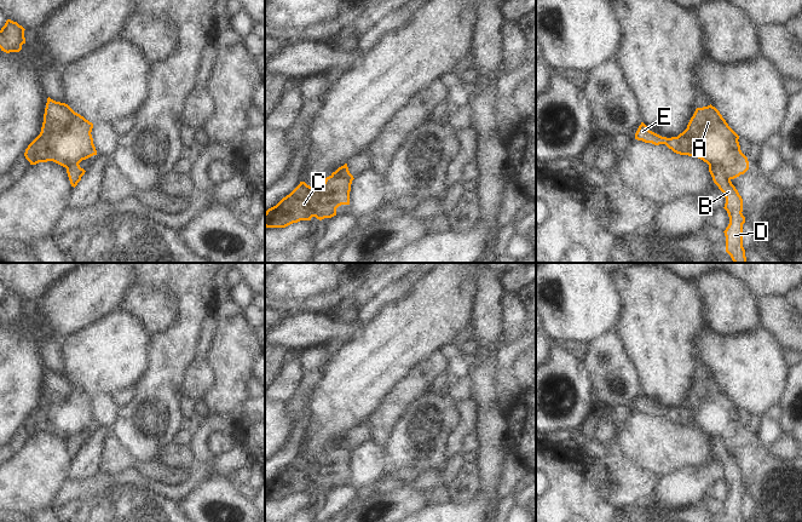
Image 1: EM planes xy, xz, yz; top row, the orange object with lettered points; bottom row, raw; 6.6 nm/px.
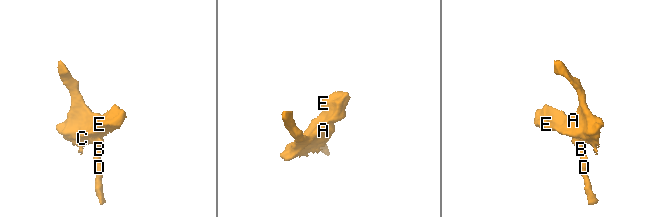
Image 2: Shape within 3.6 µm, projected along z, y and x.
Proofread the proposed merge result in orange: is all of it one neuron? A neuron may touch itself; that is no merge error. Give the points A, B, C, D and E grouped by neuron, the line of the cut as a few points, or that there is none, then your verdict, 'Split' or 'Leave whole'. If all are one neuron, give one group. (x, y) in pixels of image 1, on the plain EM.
Groups: A C E / B D. Split along yz (709, 435), (721, 436), (730, 451). Split.

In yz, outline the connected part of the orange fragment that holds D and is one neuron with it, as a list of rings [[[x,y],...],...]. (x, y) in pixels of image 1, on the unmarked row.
[[[709,436],[709,443],[714,454],[726,469],[723,480],[729,488],[729,495],[723,503],[726,507],[726,522],[745,522],[743,518],[743,495],[745,494],[745,488],[742,484],[743,470],[732,455],[722,436]]]

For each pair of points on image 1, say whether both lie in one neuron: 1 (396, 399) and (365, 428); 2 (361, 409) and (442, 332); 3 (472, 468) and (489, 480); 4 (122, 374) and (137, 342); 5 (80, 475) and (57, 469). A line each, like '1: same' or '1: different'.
1: different
2: same
3: different
4: same
5: different

